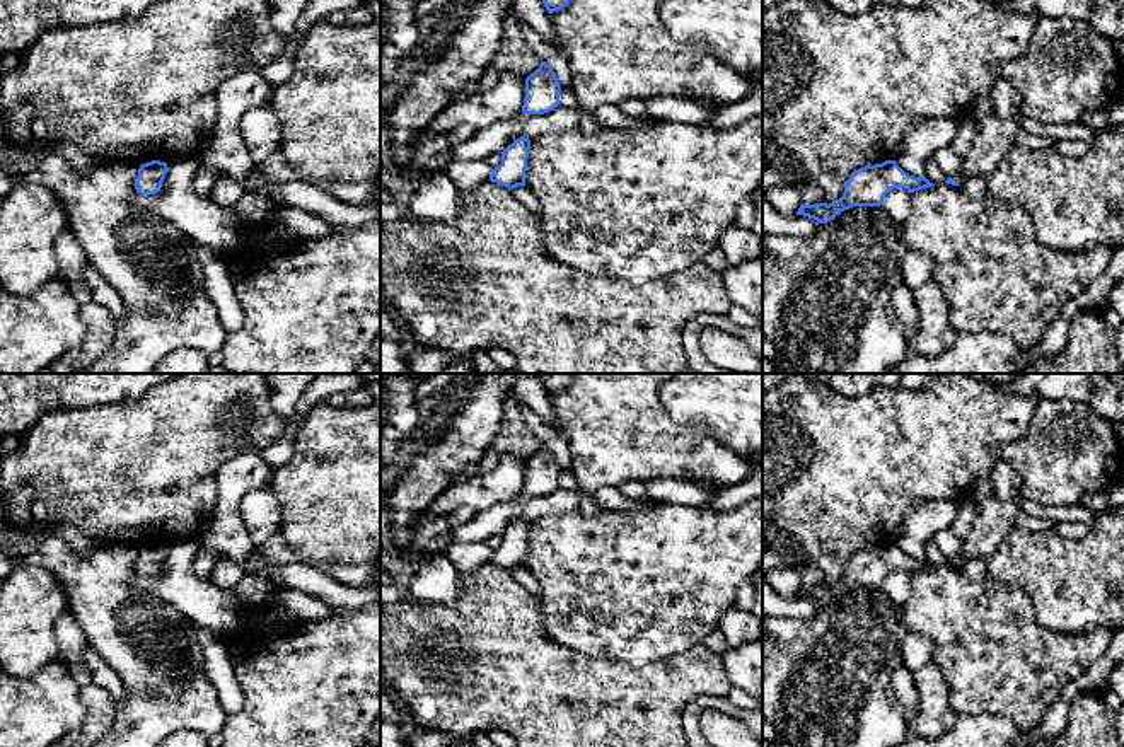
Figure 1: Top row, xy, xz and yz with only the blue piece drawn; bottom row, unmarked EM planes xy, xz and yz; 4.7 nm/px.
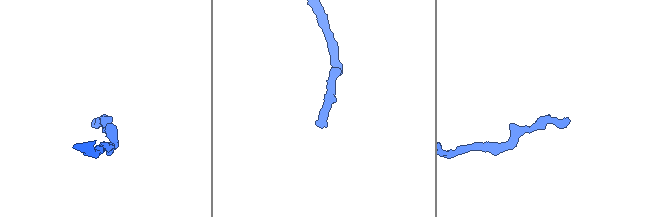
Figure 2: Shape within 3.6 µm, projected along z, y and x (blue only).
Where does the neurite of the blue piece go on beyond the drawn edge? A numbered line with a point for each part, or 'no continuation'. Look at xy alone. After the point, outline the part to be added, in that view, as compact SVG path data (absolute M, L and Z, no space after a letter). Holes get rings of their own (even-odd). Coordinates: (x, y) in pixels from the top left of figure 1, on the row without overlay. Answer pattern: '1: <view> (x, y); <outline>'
no continuation

